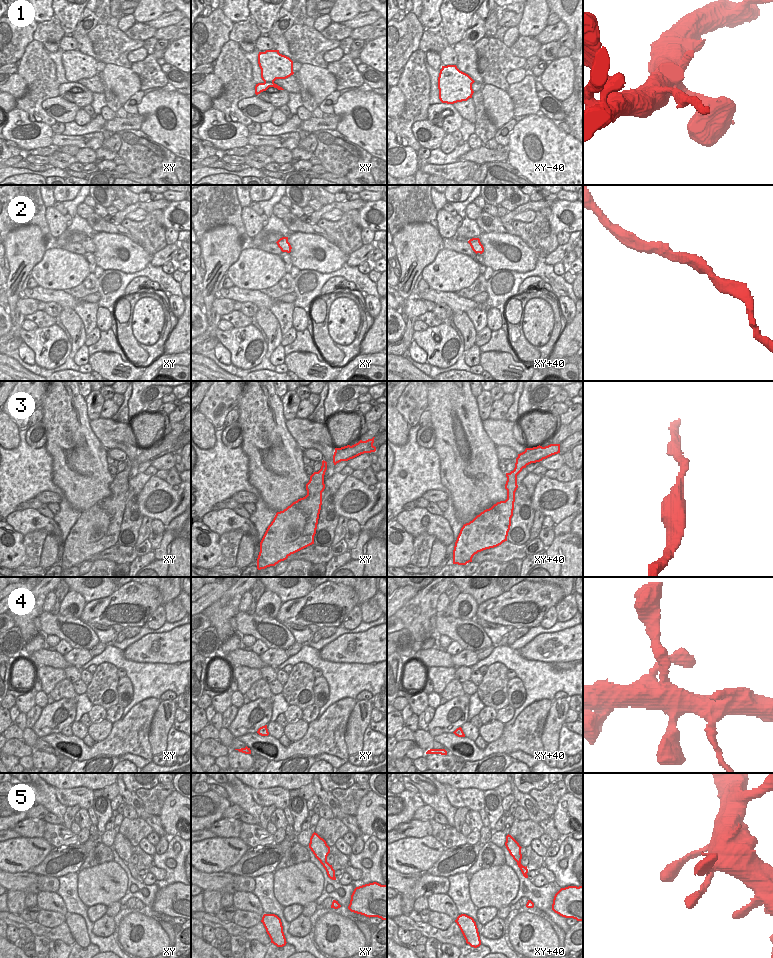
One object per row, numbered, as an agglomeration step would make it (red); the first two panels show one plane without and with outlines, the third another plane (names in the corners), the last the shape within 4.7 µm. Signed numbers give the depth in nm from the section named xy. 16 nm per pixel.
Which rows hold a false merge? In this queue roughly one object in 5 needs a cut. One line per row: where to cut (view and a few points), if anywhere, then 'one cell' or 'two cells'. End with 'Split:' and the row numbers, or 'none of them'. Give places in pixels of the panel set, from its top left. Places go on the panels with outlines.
1: cut none; one cell
2: cut none; one cell
3: cut none; one cell
4: cut none; one cell
5: cut none; one cell
Split: none of them

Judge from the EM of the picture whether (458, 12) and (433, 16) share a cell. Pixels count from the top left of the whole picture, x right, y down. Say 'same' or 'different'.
different

